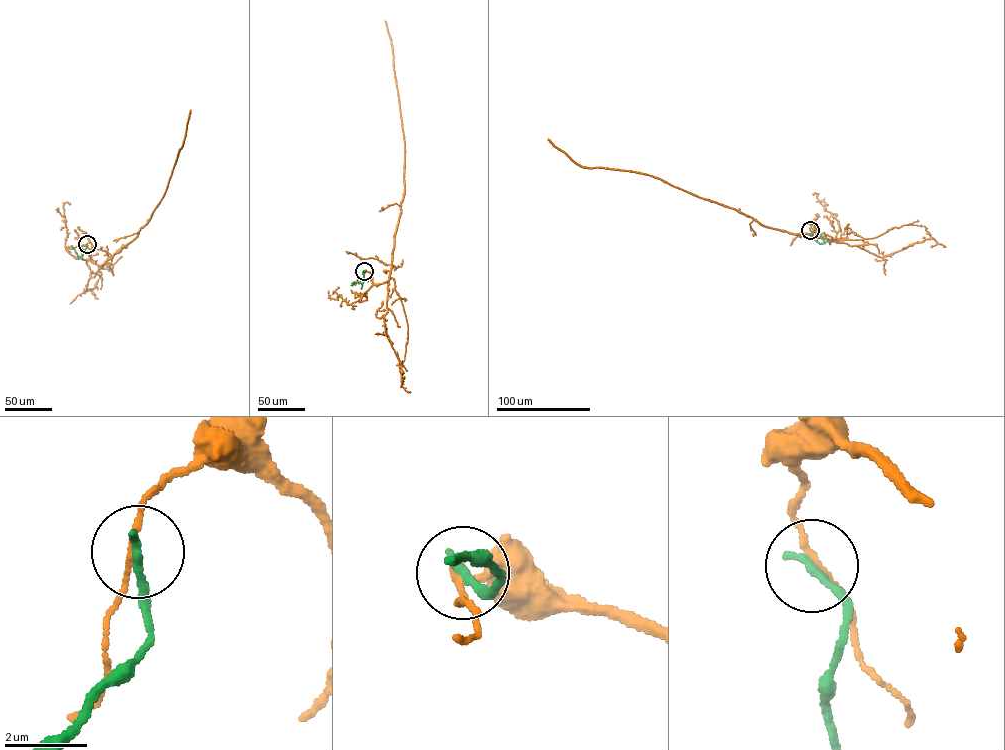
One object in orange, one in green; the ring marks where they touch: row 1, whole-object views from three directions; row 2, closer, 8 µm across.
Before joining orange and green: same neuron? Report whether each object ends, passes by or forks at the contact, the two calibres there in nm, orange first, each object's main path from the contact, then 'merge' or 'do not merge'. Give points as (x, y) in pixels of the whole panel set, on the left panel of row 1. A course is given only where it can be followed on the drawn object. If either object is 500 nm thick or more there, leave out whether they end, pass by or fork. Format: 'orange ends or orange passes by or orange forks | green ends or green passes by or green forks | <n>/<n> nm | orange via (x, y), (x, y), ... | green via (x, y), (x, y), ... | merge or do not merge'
orange passes by | green ends | 110/220 nm | orange via (87, 244), (93, 246), (90, 260), (101, 265), (149, 221), (183, 145), (190, 109) | green via (87, 244), (81, 258), (70, 245) | do not merge

